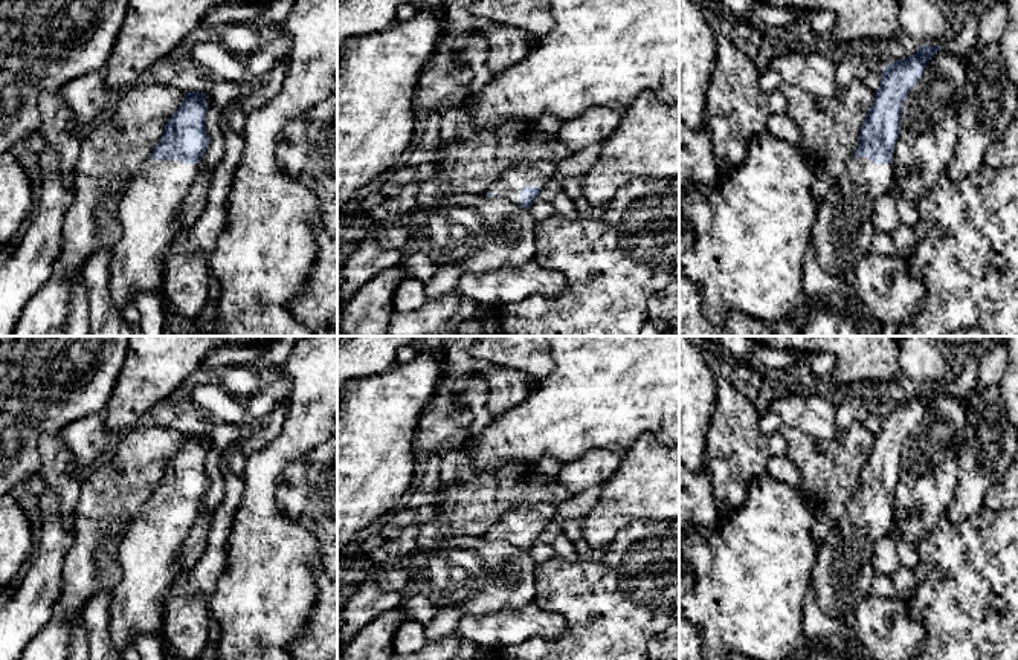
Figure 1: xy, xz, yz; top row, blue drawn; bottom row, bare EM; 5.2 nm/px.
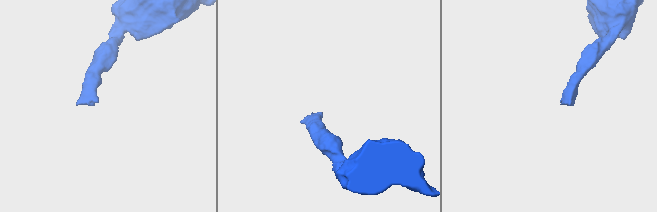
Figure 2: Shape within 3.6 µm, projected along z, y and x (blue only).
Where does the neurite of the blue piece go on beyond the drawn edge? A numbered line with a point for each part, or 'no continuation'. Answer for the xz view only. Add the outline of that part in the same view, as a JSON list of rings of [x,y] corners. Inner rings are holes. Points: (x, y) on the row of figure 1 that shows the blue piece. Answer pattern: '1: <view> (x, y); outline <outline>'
1: xz (512, 181); outline [[[533,162],[508,168],[491,185],[488,192],[520,205],[520,189],[523,186],[546,186],[552,180],[554,168],[556,163],[552,162]]]

